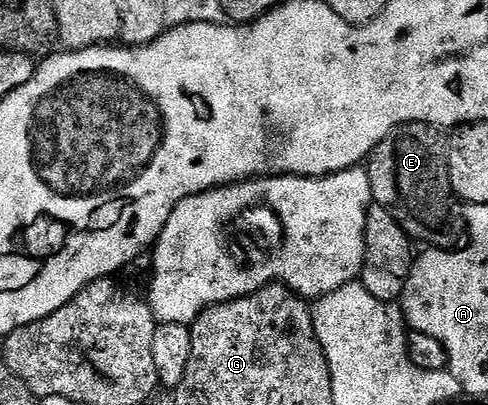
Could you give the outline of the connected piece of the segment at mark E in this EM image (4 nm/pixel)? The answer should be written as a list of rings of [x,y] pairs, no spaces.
[[[401,124],[372,151],[366,161],[366,171],[370,178],[373,201],[388,208],[417,241],[425,240],[425,245],[434,248],[456,250],[465,243],[469,235],[468,213],[464,201],[452,188],[446,148],[443,143],[440,145],[440,140],[435,134],[437,135],[426,124]]]

